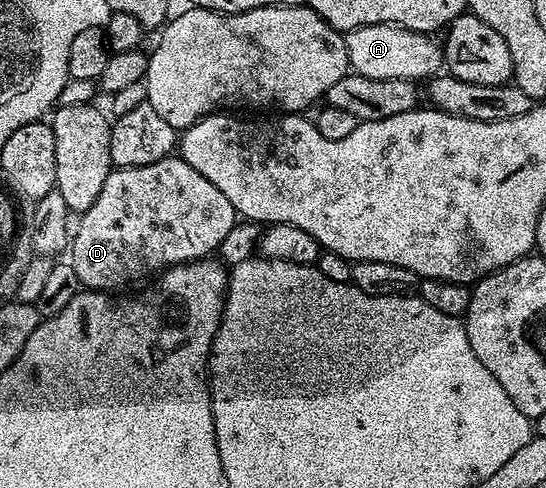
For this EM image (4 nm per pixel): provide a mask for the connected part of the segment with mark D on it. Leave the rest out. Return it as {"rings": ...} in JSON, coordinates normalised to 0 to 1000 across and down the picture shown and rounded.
{"rings":[[[311,318],[275,338],[207,344],[196,375],[189,375],[189,391],[174,400],[174,416],[158,424],[143,453],[148,455],[139,455],[130,486],[130,541],[143,578],[158,592],[214,596],[223,590],[220,584],[271,559],[288,564],[313,543],[335,543],[388,520],[383,516],[392,516],[416,490],[423,465],[436,459],[438,441],[386,367],[372,367],[330,318]]]}

